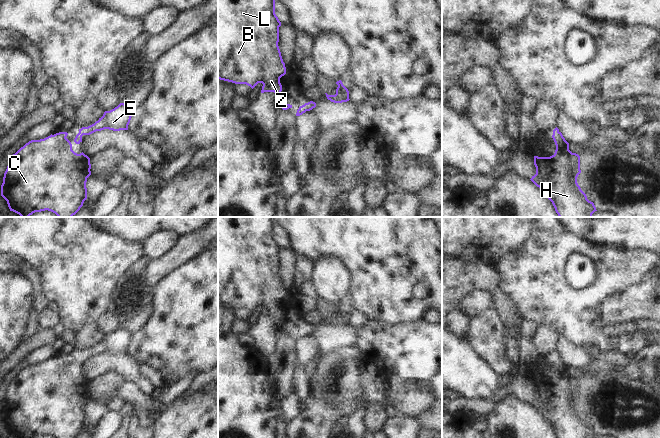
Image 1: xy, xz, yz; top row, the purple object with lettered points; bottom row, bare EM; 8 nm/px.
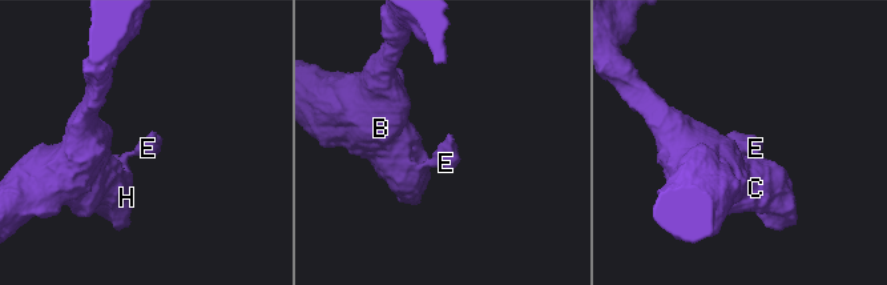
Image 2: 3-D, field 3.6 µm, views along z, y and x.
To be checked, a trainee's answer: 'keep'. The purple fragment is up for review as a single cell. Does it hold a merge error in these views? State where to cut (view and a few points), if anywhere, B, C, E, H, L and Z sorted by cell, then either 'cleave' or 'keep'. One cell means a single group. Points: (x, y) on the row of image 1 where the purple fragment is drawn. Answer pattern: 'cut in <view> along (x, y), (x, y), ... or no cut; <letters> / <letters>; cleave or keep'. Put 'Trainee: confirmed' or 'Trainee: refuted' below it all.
no cut; B C E H L Z; keep
Trainee: confirmed

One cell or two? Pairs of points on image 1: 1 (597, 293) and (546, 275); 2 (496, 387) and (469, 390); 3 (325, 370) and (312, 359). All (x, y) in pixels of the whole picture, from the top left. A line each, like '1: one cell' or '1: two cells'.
1: one cell
2: one cell
3: two cells

